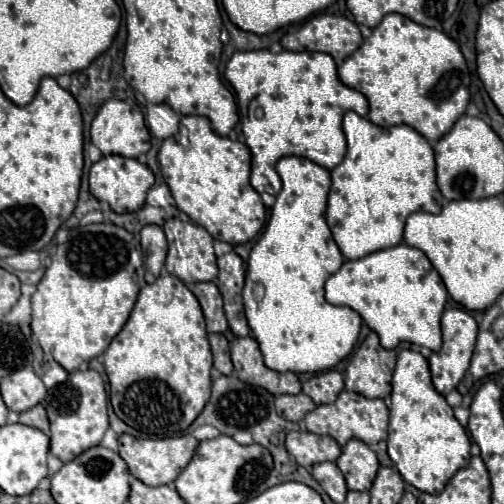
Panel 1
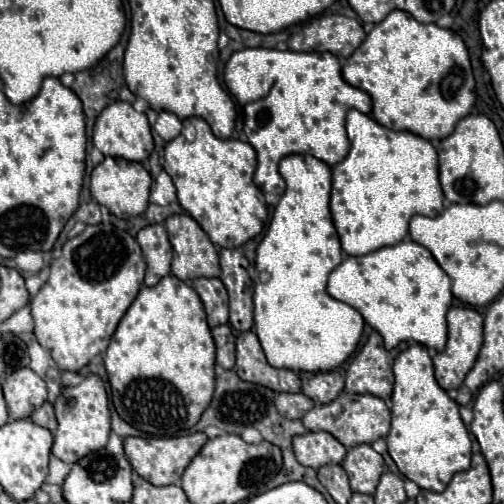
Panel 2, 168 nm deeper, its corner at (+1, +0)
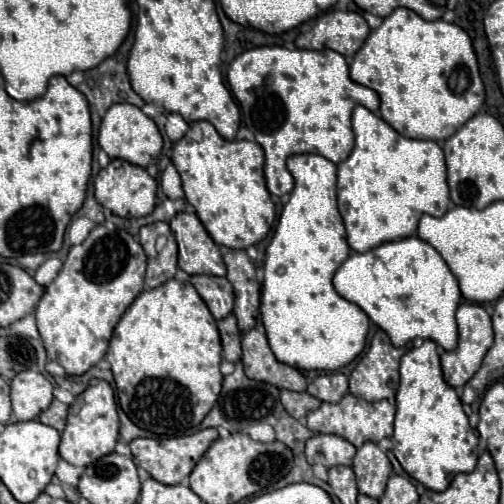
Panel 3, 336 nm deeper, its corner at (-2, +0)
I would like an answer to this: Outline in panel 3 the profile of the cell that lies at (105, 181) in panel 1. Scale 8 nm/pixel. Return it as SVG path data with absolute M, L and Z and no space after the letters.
M112 159L108 167L104 167L98 177L94 179L94 189L96 189L96 201L110 209L114 215L120 217L146 217L154 211L156 205L156 189L158 183L146 173L144 167L132 165L124 159Z

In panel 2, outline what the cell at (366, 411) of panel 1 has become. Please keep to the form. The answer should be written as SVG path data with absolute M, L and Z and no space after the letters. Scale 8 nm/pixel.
M341 393L337 399L333 399L327 405L317 405L307 415L303 415L303 425L309 431L327 431L331 433L341 445L355 447L361 443L373 443L377 439L387 437L389 433L389 421L391 421L391 411L387 409L385 401L373 395L353 395L353 393Z

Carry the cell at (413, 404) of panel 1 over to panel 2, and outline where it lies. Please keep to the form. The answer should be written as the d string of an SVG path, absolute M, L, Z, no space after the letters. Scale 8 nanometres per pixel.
M413 345L399 353L393 364L393 376L391 424L387 435L389 455L407 479L421 489L441 493L455 473L471 465L471 439L459 417L459 407L437 385L425 345Z

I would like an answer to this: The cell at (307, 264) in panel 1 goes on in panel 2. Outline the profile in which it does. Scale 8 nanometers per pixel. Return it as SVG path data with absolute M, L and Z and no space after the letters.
M287 155L279 161L279 173L287 183L281 195L269 229L257 247L257 267L253 271L253 319L255 333L261 341L265 357L271 367L291 371L331 371L347 361L357 349L363 333L363 317L357 309L327 295L327 277L343 261L339 235L333 227L329 213L331 193L331 167L313 155Z

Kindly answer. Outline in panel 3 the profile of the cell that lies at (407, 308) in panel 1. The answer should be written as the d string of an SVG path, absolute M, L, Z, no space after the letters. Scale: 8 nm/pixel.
M416 235L382 243L366 253L352 253L336 271L334 289L382 327L394 347L402 347L416 337L430 339L446 351L458 343L454 319L462 299L458 279L440 253Z

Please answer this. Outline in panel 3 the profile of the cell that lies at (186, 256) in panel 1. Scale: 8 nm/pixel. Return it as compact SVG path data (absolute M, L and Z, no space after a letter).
M176 213L176 217L170 221L170 227L174 235L178 235L178 267L182 271L186 271L188 275L226 275L220 245L208 235L208 231L194 213Z

